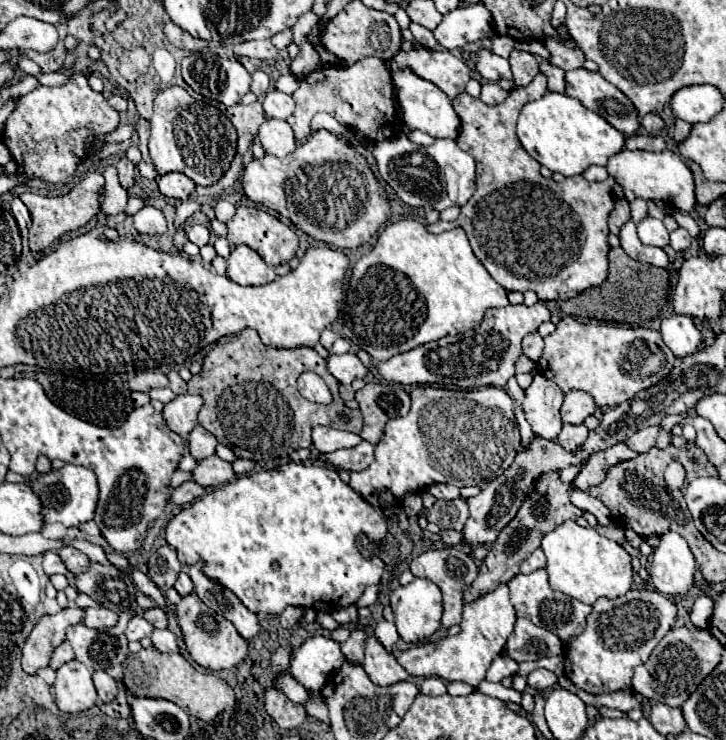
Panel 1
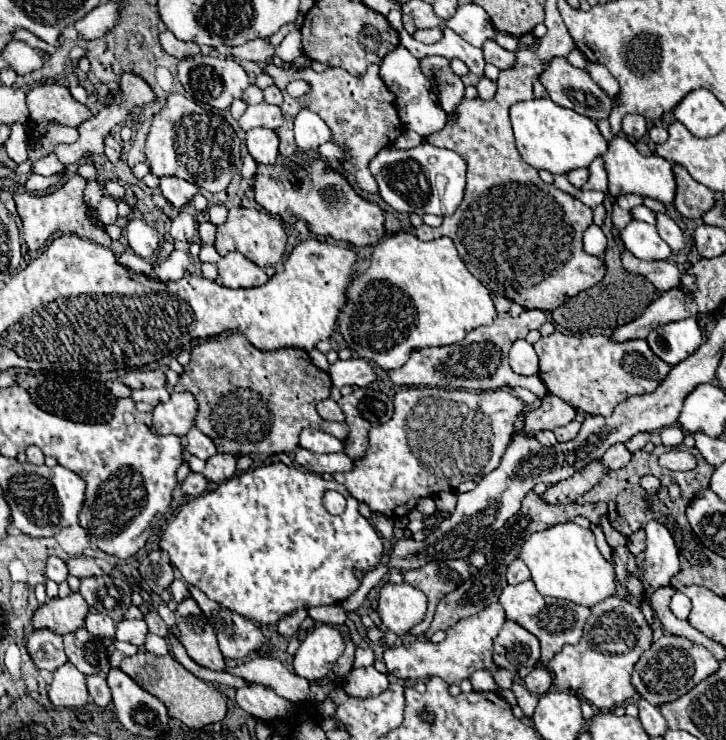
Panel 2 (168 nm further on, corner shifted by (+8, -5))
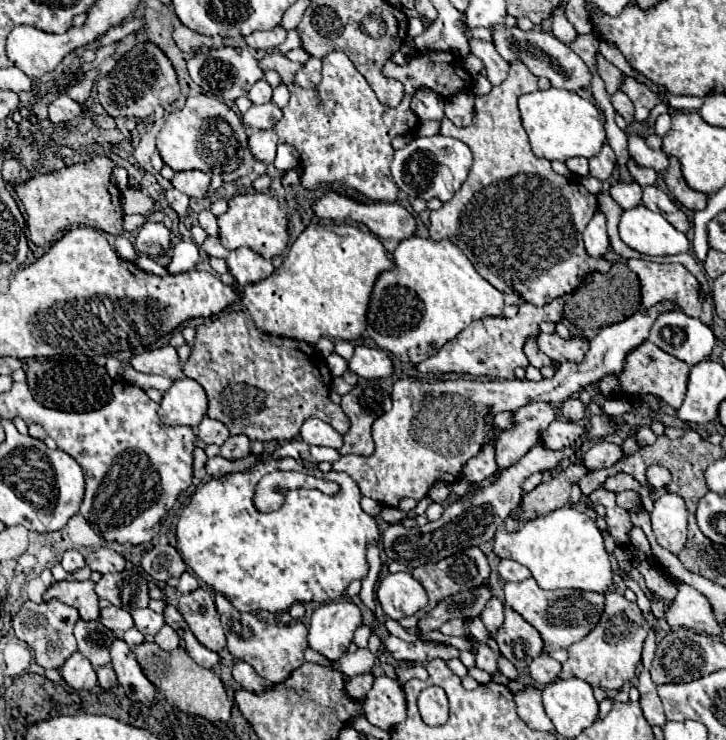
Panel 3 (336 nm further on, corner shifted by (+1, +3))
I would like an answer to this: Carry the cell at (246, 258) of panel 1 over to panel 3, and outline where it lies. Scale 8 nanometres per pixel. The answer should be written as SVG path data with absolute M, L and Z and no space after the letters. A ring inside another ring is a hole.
M236 248L226 258L230 274L238 280L238 284L252 284L268 278L274 272L270 260L252 252L250 248Z

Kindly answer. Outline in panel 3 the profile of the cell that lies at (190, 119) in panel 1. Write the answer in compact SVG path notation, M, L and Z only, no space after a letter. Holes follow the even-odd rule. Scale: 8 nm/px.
M206 94L188 96L180 110L168 114L156 146L166 166L174 172L180 170L202 170L206 174L230 174L234 172L248 150L246 130L240 116L226 106L222 100L216 100Z

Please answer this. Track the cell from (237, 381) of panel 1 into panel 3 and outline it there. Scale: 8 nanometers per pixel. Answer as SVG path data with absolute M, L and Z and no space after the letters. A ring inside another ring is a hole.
M222 312L214 318L204 320L196 328L196 342L192 346L192 354L184 364L184 374L196 380L206 396L208 396L208 416L220 420L230 434L246 434L250 440L294 440L300 434L300 426L308 418L320 418L336 428L340 434L346 434L350 428L350 420L344 410L330 402L330 370L326 366L324 356L310 346L308 342L280 338L272 334L258 332L248 312Z

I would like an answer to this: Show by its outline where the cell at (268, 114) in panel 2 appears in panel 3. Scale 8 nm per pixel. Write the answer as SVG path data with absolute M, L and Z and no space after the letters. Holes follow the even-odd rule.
M266 102L266 104L252 104L250 110L242 116L244 124L246 126L252 126L252 128L272 128L278 120L282 118L282 110L274 104L274 102Z

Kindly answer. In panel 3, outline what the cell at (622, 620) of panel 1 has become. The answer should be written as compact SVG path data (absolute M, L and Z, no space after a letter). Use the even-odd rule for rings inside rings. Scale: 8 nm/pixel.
M606 592L604 596L606 602L600 622L586 638L568 646L568 660L562 664L558 678L580 678L590 686L620 690L638 674L638 666L642 662L642 644L648 636L648 622L636 602L626 600L618 592Z

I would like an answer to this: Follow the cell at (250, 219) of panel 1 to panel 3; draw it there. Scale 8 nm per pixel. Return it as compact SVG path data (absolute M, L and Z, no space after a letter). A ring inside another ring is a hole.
M254 192L254 194L234 196L228 202L228 212L218 216L218 226L220 226L220 240L226 250L236 250L240 246L246 246L256 254L260 254L262 258L272 260L274 256L282 256L282 252L288 246L286 210L270 194Z

